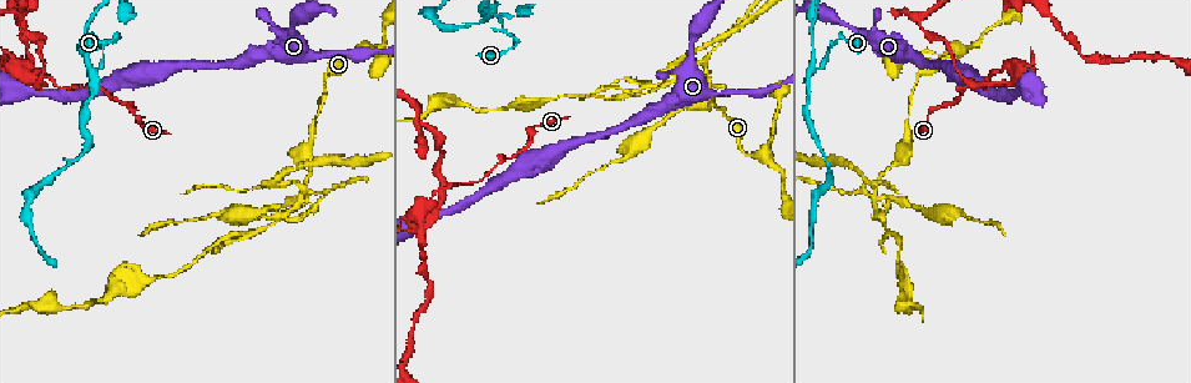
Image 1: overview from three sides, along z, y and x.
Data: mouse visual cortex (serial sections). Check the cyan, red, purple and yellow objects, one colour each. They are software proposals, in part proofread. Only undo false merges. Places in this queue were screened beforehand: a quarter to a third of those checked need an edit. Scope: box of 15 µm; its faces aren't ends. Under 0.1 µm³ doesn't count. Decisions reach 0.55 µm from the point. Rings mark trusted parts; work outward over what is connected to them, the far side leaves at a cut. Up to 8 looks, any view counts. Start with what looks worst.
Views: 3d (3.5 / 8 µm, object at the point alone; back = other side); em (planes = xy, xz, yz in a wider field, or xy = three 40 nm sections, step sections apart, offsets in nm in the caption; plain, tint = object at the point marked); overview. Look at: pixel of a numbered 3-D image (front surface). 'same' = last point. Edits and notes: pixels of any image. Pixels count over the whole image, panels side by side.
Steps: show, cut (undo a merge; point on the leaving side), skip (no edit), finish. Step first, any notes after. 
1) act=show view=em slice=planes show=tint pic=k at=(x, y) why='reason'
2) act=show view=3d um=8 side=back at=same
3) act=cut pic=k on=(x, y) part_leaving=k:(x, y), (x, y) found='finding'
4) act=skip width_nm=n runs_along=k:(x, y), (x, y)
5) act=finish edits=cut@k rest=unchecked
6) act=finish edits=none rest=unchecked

act=show view=3d um=3.5 pic=1 at=(705, 69) why='looks like a crossing'

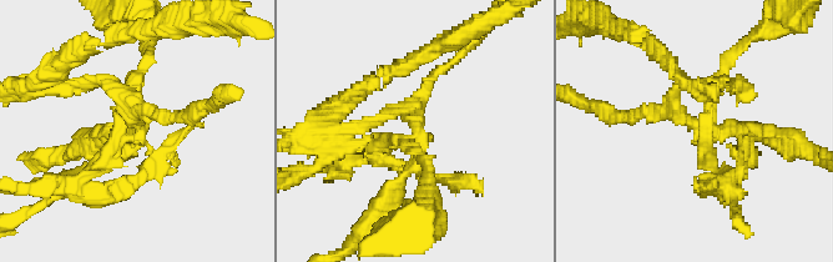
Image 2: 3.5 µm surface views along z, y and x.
act=show view=em slice=xy step=5 show=tint pic=2 at=(707, 120) why='now the EM'

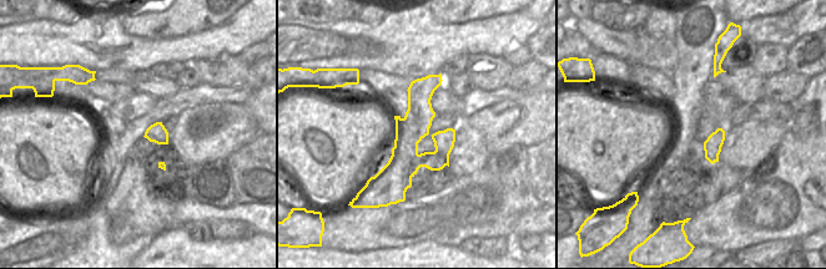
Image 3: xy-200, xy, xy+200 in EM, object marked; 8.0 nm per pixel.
act=cut pic=2 on=(107, 82) part_leaving=2:(120, 121), (116, 144), (43, 205) found='two cells meet here'

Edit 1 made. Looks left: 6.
act=show view=3d um=3.5 pic=1 at=(513, 44) why='sharp bend'

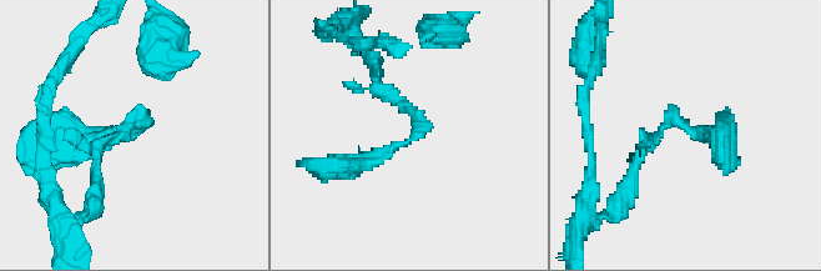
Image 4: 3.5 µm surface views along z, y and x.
act=show view=em slice=xy step=2 show=tint pic=4 at=(137, 127) arm_widths_nm=150,250

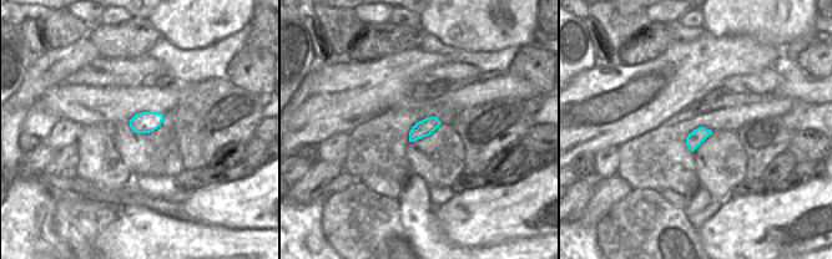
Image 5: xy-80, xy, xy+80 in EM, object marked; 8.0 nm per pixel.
act=skip width_nm=140 runs_along=4:(352, 165), (417, 134), (417, 118), (376, 79) found='continuous, no second cell'

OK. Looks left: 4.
act=show view=3d um=8 pic=1 at=(97, 70) why='three-way junction'

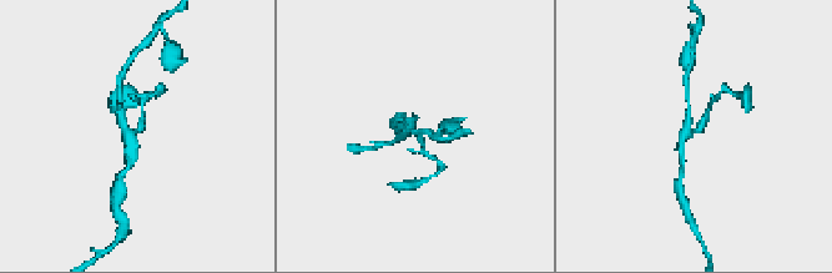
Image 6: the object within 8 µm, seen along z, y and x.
act=show view=3d um=3.5 pic=6 at=(413, 125) why='closer look'

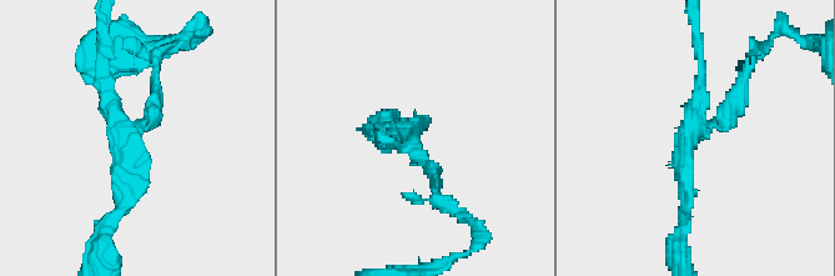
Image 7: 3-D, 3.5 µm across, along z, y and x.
act=skip runs_along=7:(743, 78), (728, 111), (685, 142), (685, 204) found='all the same cell'

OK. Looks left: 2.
act=finish edits=cut@2 rest=unchecked

